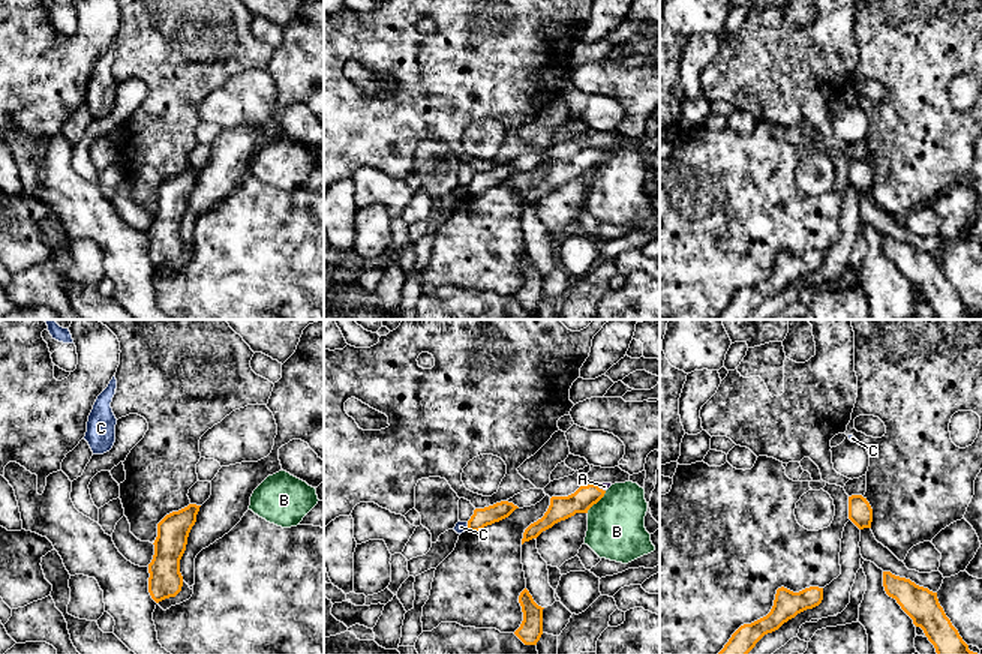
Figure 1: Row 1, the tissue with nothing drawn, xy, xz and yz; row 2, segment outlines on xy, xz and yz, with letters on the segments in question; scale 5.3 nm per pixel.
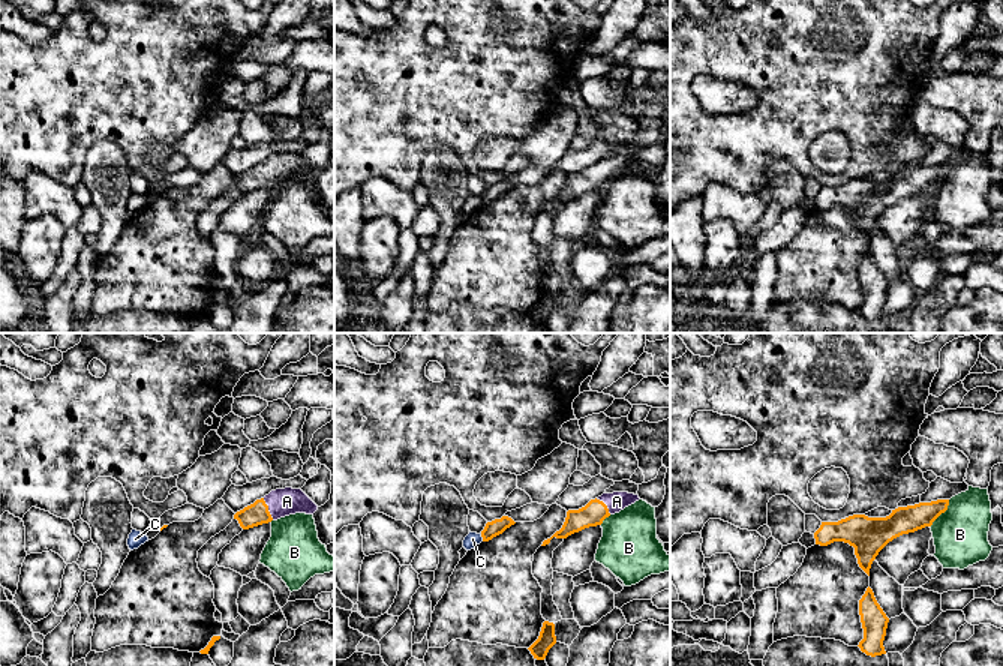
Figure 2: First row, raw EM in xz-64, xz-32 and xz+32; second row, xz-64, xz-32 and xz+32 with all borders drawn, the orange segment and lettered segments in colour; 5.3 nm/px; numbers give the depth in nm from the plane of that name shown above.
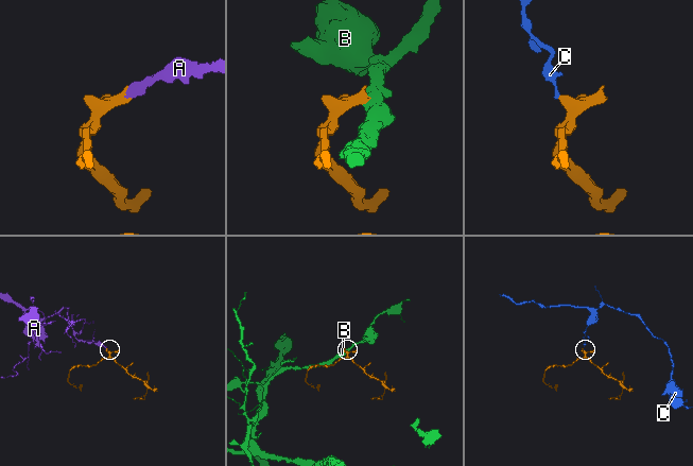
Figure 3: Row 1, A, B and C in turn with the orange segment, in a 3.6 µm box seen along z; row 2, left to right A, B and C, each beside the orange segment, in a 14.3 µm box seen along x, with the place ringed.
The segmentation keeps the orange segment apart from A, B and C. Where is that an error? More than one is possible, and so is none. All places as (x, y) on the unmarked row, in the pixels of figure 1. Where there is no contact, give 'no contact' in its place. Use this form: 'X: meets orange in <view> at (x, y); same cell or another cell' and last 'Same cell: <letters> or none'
A: meets orange in xz at (598, 152); same cell
B: meets orange in xz at (597, 165); another cell
C: meets orange in xz at (468, 189); another cell
Same cell: A

